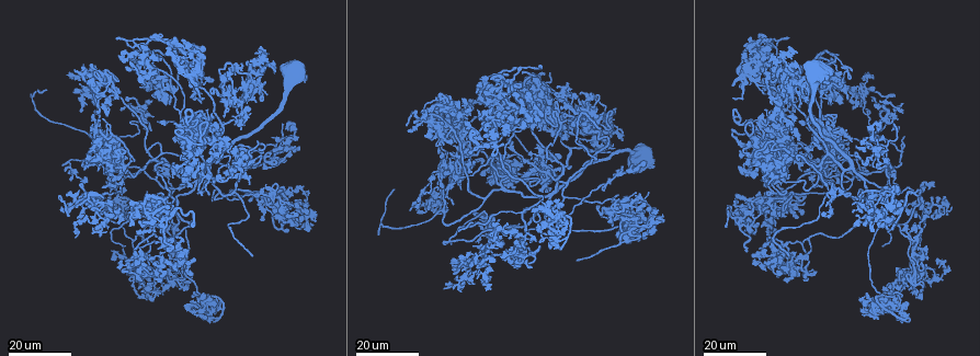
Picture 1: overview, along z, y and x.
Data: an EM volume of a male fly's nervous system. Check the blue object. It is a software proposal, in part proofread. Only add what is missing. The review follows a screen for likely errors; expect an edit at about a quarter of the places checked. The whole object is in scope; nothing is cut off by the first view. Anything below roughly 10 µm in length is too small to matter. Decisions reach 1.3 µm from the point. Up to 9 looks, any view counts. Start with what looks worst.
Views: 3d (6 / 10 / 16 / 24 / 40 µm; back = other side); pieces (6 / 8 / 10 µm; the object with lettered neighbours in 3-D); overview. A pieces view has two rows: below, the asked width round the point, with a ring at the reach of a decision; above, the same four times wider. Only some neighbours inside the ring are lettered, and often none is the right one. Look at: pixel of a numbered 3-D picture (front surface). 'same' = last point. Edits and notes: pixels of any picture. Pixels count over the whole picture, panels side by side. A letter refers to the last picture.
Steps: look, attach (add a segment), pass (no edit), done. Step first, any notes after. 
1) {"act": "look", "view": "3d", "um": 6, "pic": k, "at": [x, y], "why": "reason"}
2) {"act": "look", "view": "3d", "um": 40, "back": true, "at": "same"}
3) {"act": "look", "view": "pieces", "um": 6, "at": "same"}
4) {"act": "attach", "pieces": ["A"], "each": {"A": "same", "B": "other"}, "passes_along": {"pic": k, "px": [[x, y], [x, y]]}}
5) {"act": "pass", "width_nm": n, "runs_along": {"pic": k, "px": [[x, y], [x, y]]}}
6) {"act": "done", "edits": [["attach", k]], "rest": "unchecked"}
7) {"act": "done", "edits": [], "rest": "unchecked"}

{"act": "look", "view": "3d", "um": 16, "pic": 1, "at": [92, 63]}

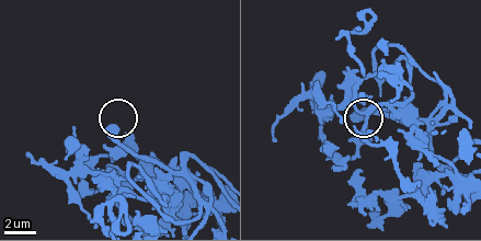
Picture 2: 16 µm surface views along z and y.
{"act": "look", "view": "pieces", "um": 10, "pic": 2, "at": [110, 127]}

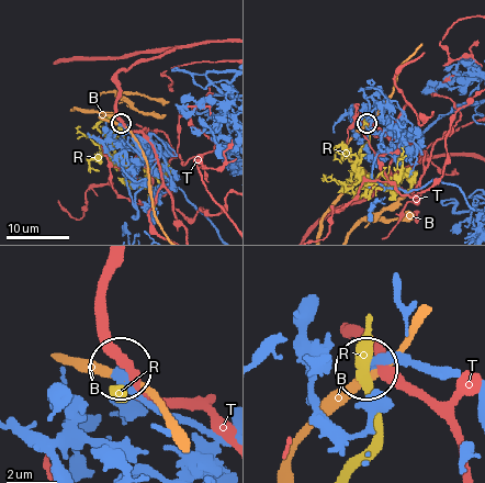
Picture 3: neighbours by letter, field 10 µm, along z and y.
{"act": "pass", "each": {"B": "other", "R": "other", "T": "other"}, "found": "no lettered segment goes on from it"}

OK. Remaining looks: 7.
{"act": "look", "view": "3d", "um": 16, "pic": 1, "at": [545, 72], "why": "free end"}

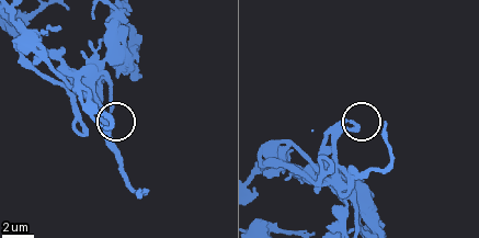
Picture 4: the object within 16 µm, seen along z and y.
{"act": "look", "view": "pieces", "um": 10, "pic": 4, "at": [354, 122], "why": "see the neighbours"}

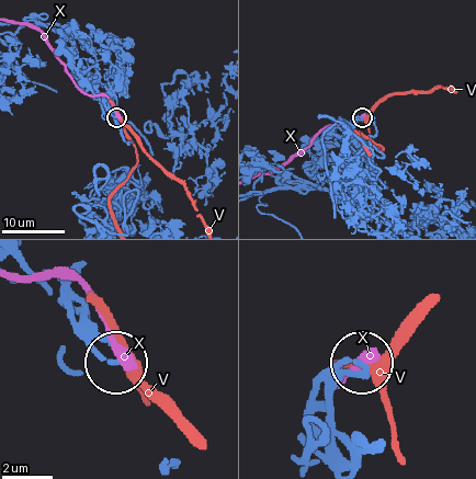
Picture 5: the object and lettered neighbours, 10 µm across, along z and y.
{"act": "pass", "each": {"V": "other", "X": "other"}, "runs_along": {"pic": 5, "px": [[332, 437], [332, 394], [362, 364]]}, "found": "none of them fits"}

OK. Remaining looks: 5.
{"act": "look", "view": "3d", "um": 24, "pic": 1, "at": [96, 66], "why": "branch stops here"}

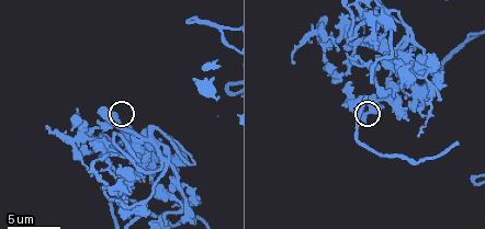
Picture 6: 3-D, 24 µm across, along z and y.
{"act": "look", "view": "pieces", "um": 8, "pic": 6, "at": [111, 113]}

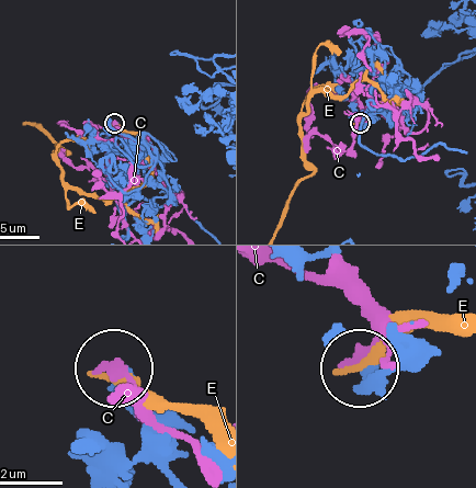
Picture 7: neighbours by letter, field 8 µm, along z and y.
{"act": "pass", "each": {"C": "other", "E": "other"}, "runs_along": {"pic": 7, "px": [[176, 473], [166, 442], [115, 374]]}, "found": "no lettered segment goes on from it"}

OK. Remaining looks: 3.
{"act": "look", "view": "3d", "um": 16, "pic": 1, "at": [895, 124], "why": "an open end"}

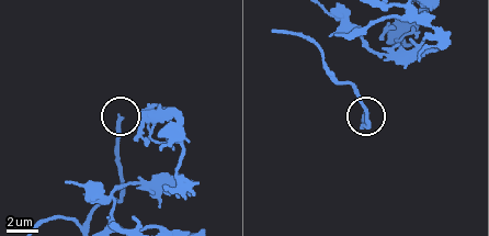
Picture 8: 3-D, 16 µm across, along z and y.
{"act": "look", "view": "pieces", "um": 6, "pic": 8, "at": [118, 115], "why": "see the neighbours"}

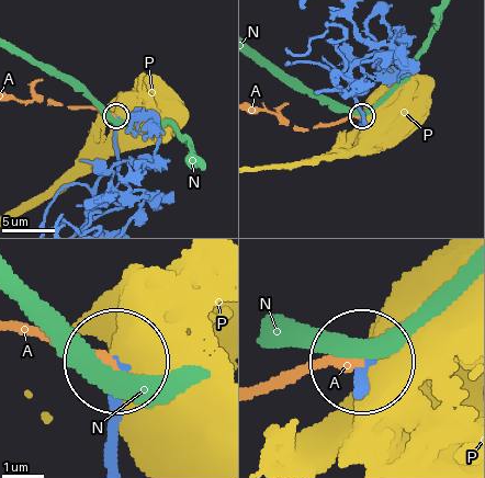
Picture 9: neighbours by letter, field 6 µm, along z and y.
{"act": "pass", "width_nm": 210, "each": {"A": "other", "N": "other", "P": "other"}, "runs_along": {"pic": 9, "px": [[117, 457], [117, 366]]}, "found": "no lettered segment goes on from it"}

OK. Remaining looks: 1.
{"act": "done", "edits": [], "rest": "unchecked"}

